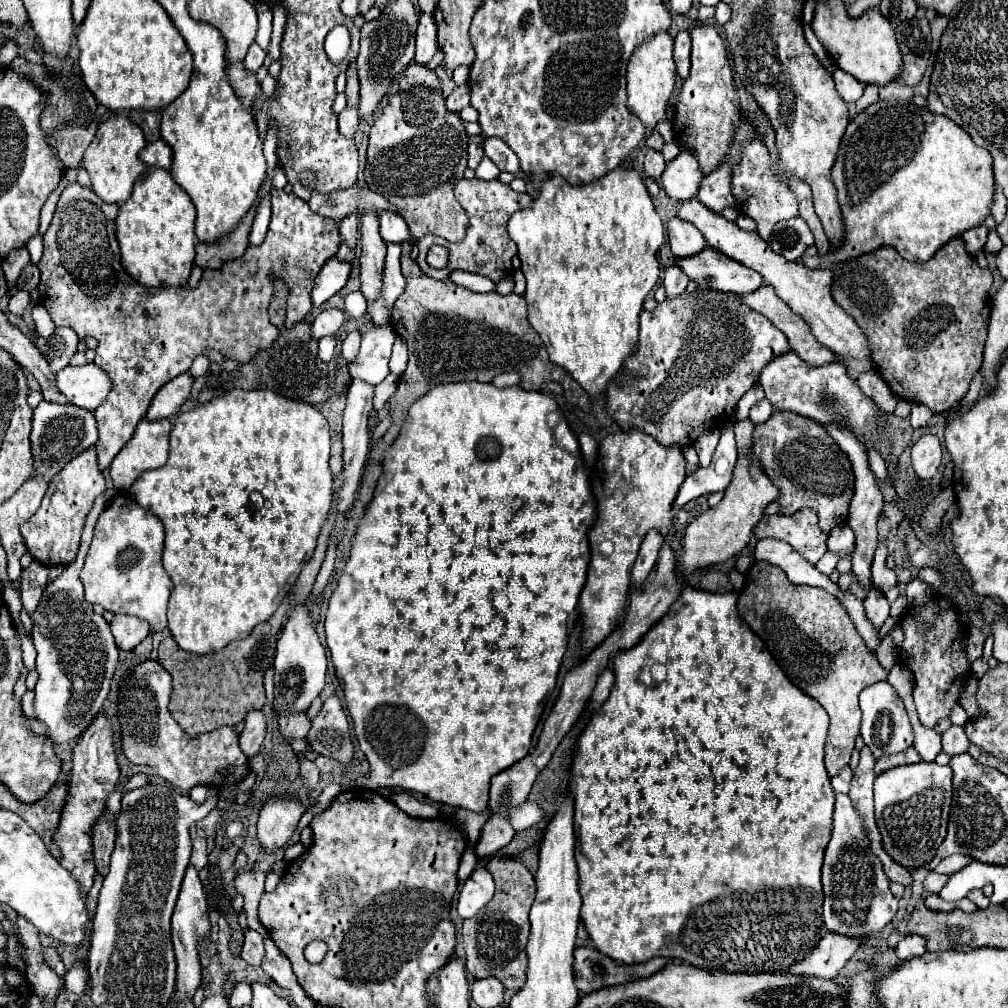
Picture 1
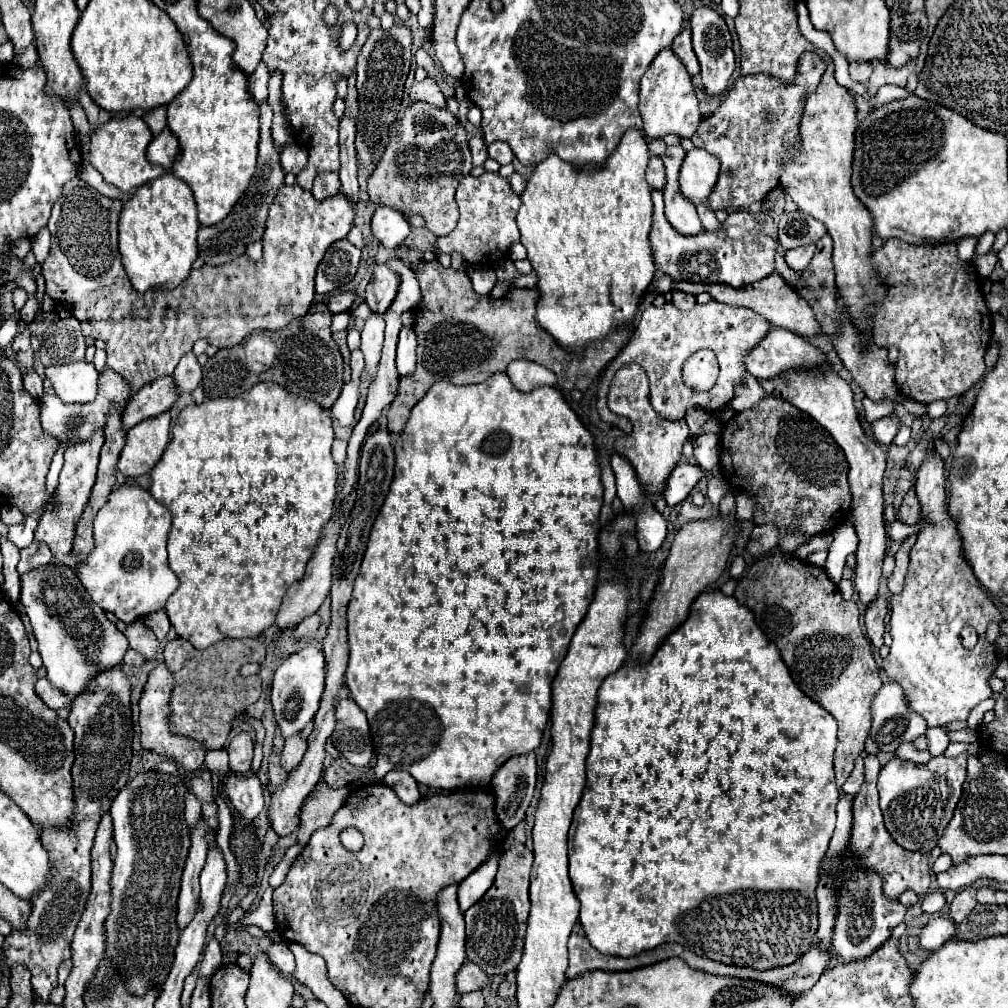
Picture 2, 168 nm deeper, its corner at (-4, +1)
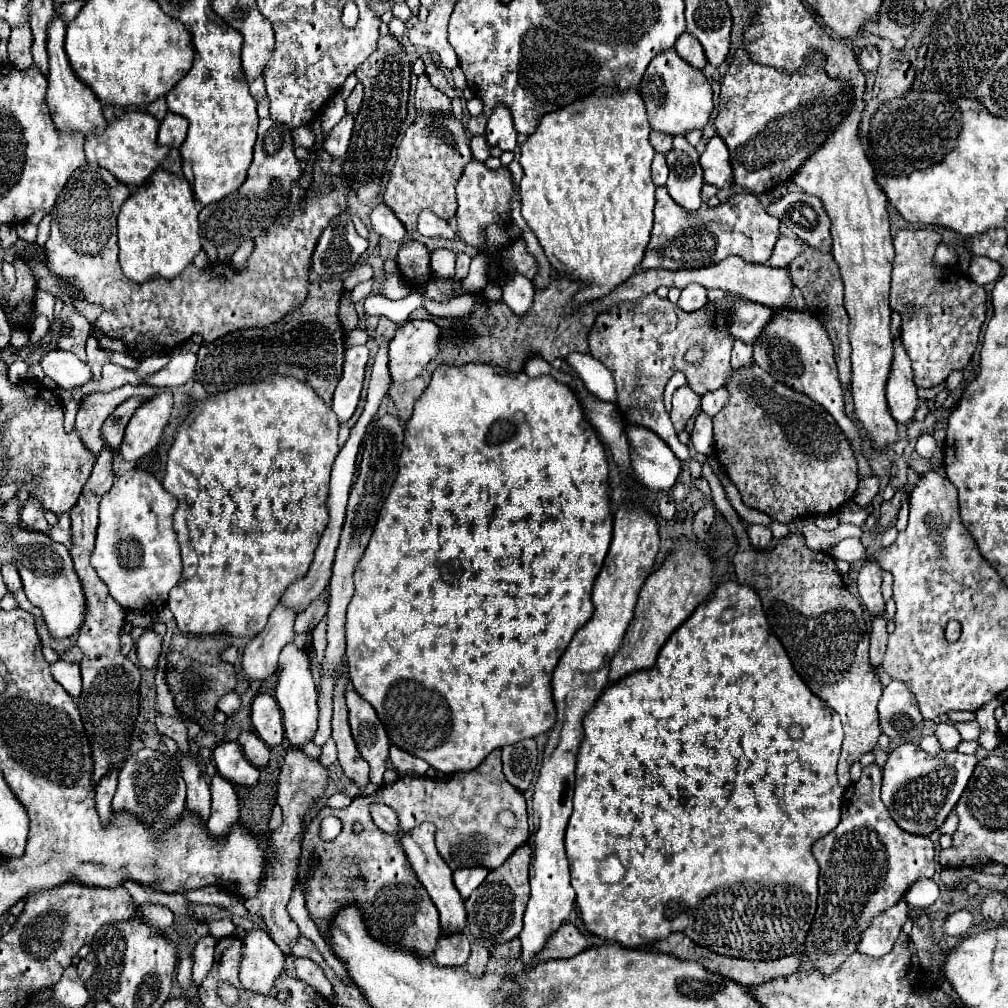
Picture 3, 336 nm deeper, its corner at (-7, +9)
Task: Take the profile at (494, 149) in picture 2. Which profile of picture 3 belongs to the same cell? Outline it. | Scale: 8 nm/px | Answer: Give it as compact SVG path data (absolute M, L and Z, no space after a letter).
M499 104L493 114L489 116L487 128L485 128L485 138L489 146L499 146L501 150L515 150L517 146L517 132L513 128L513 118L509 108Z

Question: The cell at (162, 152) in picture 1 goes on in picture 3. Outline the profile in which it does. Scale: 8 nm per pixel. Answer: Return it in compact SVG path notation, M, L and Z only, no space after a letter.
M167 112L165 120L161 122L157 142L165 144L165 146L171 146L171 148L179 148L183 144L185 136L187 136L187 120L179 114Z

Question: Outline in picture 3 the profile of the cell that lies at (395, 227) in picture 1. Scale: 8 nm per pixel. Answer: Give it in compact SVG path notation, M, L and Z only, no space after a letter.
M385 204L375 206L375 210L371 212L369 218L371 218L371 228L379 236L385 236L395 242L401 242L405 238L405 226L399 222L399 218L393 214L393 210L389 210Z

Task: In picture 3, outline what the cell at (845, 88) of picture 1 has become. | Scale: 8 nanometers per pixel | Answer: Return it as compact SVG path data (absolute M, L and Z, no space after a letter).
M867 46L859 52L859 64L869 70L869 72L875 72L877 66L879 66L879 48L875 46Z

